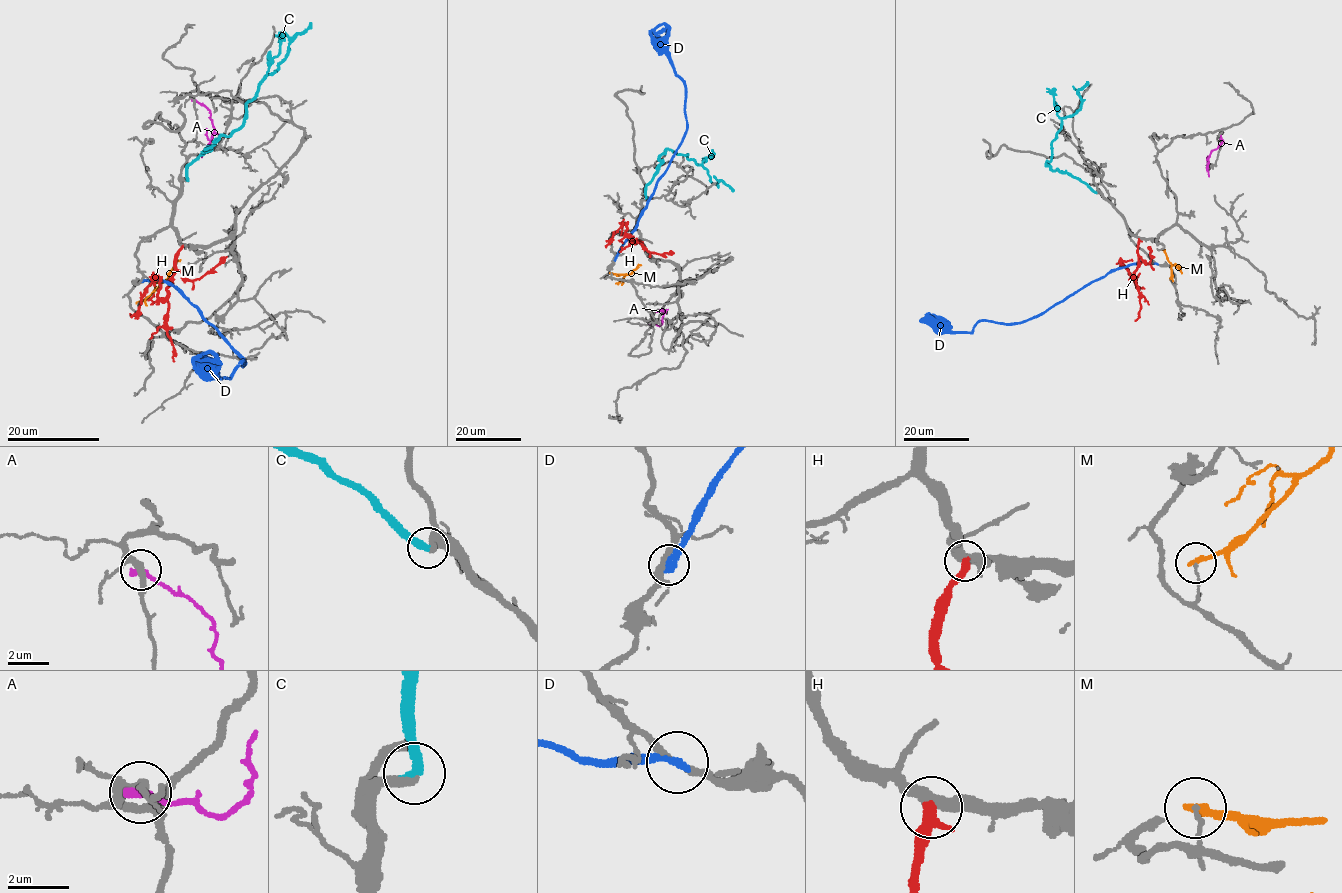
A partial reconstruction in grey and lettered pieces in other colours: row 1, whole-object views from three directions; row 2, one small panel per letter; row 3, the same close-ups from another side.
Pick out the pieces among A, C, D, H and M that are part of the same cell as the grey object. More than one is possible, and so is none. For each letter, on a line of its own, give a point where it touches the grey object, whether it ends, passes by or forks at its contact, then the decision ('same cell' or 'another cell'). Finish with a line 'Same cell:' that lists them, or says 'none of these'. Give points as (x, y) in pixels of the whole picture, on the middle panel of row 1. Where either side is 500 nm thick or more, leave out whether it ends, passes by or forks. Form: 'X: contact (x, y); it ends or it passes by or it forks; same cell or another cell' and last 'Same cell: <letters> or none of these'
A: contact (650, 323); it ends; another cell
C: contact (646, 199); it ends; same cell
D: contact (614, 259); it ends; another cell
H: contact (642, 242); it ends; another cell
M: contact (611, 273); it ends; another cell
Same cell: C

